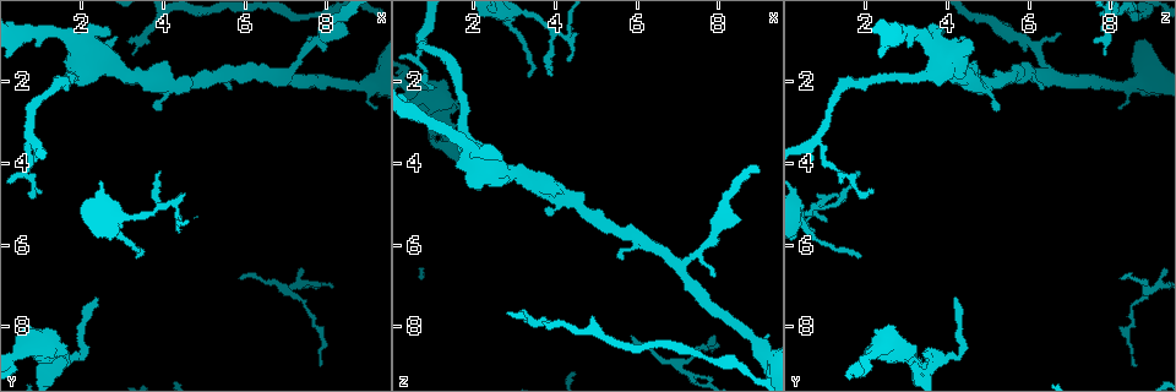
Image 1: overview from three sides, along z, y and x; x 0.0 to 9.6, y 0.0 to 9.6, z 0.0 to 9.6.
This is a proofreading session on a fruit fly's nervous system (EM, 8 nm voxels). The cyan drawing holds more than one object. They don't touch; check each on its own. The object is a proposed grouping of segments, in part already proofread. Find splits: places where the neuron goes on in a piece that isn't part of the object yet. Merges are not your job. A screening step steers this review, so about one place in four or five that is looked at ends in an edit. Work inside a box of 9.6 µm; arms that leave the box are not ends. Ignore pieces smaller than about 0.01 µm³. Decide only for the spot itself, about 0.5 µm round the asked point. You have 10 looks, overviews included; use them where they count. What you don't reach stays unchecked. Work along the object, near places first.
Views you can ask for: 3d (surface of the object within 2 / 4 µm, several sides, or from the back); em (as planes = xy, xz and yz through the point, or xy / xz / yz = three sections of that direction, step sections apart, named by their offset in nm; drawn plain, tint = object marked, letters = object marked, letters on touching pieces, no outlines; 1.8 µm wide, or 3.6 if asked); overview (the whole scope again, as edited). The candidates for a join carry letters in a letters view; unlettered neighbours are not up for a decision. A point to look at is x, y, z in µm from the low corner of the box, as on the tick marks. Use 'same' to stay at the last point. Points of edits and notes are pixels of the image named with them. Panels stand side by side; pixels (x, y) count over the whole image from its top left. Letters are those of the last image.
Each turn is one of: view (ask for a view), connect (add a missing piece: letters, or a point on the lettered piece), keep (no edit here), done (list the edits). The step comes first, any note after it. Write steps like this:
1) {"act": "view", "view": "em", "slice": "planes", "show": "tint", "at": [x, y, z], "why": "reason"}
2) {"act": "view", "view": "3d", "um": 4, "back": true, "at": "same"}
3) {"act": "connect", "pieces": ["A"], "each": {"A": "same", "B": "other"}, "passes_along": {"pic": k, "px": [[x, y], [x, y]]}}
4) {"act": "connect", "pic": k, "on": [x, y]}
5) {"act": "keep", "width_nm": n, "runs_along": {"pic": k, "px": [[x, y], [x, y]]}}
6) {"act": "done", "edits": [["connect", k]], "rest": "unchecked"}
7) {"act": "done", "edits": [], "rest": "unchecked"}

{"act": "view", "view": "3d", "um": 2, "back": true, "at": [4.30, 4.80, 1.45], "why": "an open end"}

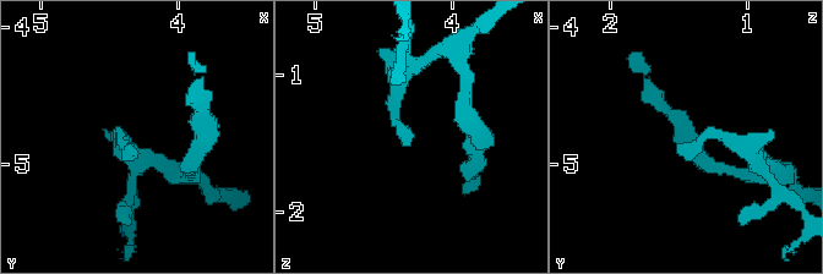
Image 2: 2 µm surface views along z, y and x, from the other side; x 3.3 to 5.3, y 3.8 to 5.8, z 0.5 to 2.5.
{"act": "view", "view": "em", "slice": "xy", "step": 8, "show": "letters", "at": [4.36, 4.88, 1.50], "why": "need the tissue"}

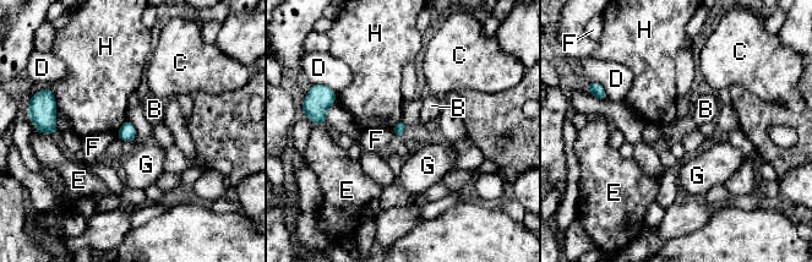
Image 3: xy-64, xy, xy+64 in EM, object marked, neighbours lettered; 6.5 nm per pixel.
{"act": "view", "view": "em", "slice": "planes", "show": "letters", "at": "same", "why": "another direction"}

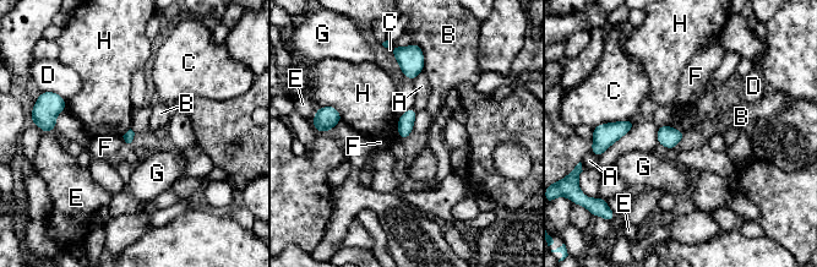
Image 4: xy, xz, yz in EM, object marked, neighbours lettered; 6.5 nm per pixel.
{"act": "keep", "each": {"A": "other", "B": "other", "C": "other", "D": "other", "E": "other", "F": "other", "G": "other", "H": "other"}, "border": {"pic": 4, "px": [[398, 118], [398, 136], [401, 139]]}, "found": "no lettered piece goes on from it"}

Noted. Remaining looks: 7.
{"act": "view", "view": "em", "slice": "planes", "show": "letters", "at": [2.35, 7.35, 4.25], "why": "tapers out"}

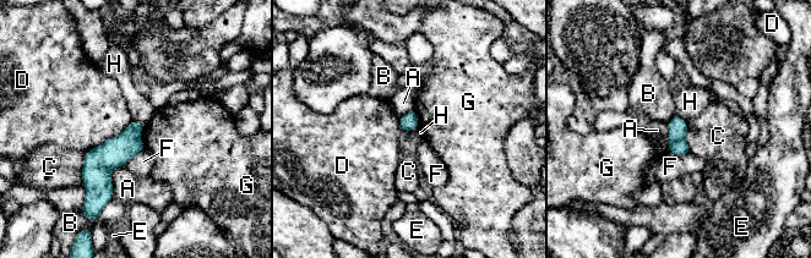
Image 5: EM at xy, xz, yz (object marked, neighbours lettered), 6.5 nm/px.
{"act": "keep", "width_nm": 120, "each": {"A": "other", "B": "other", "C": "other", "D": "other", "E": "other", "F": "other", "G": "other", "H": "other"}, "runs_along": {"pic": 5, "px": [[137, 125], [97, 169], [97, 190]]}, "found": "no lettered piece goes on from it"}

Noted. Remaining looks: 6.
{"act": "view", "view": "3d", "um": 4, "at": [0.65, 3.35, 0.85], "why": "branch point"}

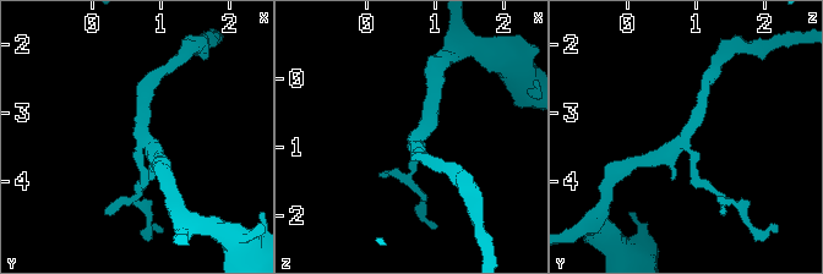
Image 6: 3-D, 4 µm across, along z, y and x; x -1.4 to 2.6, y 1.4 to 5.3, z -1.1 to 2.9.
{"act": "view", "view": "em", "slice": "xz", "step": 16, "show": "tint", "at": [0.65, 3.40, 0.85], "arms": 3, "why": "shape alone is not enough"}

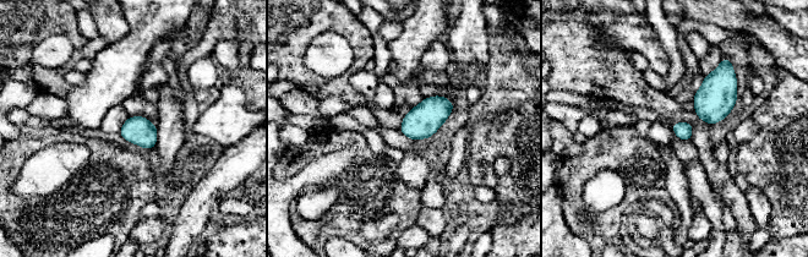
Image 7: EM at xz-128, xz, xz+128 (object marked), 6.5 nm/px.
{"act": "view", "view": "em", "slice": "planes", "show": "letters", "at": "same", "why": "another direction"}

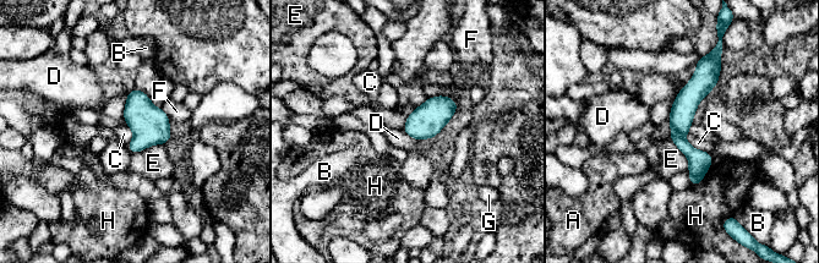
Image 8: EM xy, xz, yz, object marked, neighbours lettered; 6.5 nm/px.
{"act": "keep", "each": {"A": "other", "B": "other", "C": "other", "D": "other", "E": "other", "F": "other", "G": "other", "H": "other"}, "runs_along": {"pic": 8, "px": [[708, 59], [681, 116], [693, 182]]}, "found": "no lettered piece goes on from it"}

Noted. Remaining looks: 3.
{"act": "view", "view": "em", "slice": "xz", "step": 4, "show": "tint", "at": [7.80, 8.90, 8.55], "why": "tapers out"}

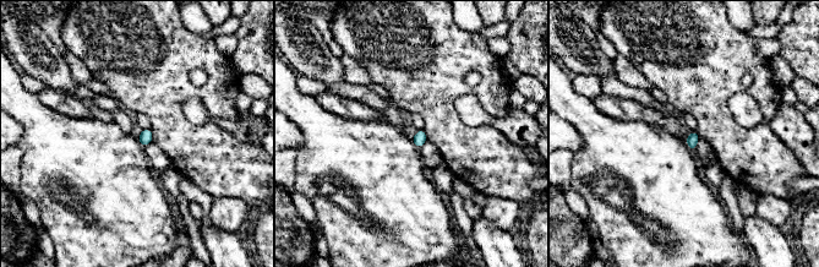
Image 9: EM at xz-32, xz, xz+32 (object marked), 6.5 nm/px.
{"act": "view", "view": "em", "slice": "planes", "show": "letters", "at": "same"}

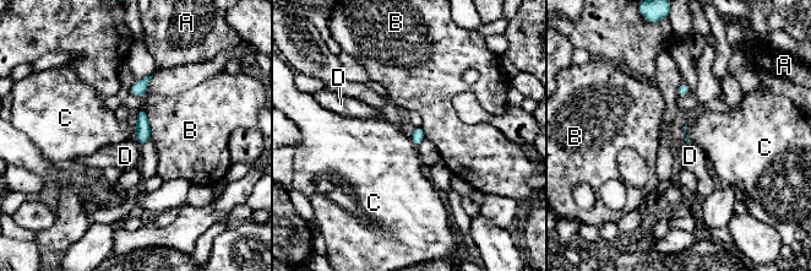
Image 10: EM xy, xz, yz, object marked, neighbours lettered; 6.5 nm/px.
{"act": "keep", "longest_contact_nm": ["B", 220], "each": {"A": "other", "B": "other", "C": "other", "D": "other"}, "border": {"pic": 10, "px": [[408, 137], [415, 147]]}, "found": "no lettered piece goes on from it"}

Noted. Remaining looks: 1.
{"act": "done", "edits": [], "rest": "unchecked"}

